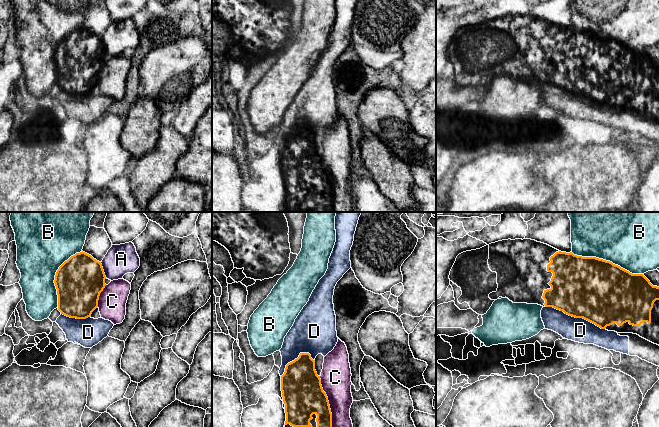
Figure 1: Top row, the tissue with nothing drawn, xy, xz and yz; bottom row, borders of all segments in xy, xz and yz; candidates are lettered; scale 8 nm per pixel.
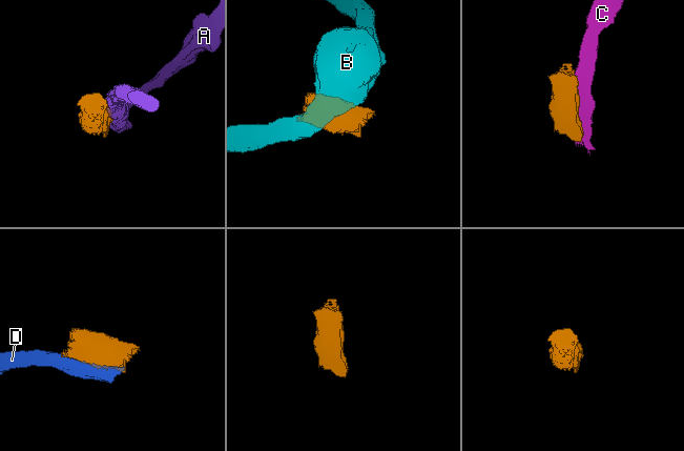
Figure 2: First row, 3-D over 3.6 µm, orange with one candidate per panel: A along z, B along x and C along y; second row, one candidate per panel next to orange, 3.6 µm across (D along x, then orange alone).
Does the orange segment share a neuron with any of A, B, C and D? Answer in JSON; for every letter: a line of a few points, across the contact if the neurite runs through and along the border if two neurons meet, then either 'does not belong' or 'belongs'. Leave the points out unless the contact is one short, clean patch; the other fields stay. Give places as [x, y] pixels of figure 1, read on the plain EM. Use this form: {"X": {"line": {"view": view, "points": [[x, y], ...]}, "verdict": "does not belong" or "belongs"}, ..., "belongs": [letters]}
{"A": {"verdict": "does not belong"}, "B": {"verdict": "does not belong"}, "C": {"verdict": "does not belong"}, "D": {"verdict": "does not belong"}, "belongs": []}

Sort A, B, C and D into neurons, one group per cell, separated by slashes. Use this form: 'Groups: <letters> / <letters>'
Groups: A / B / C / D

